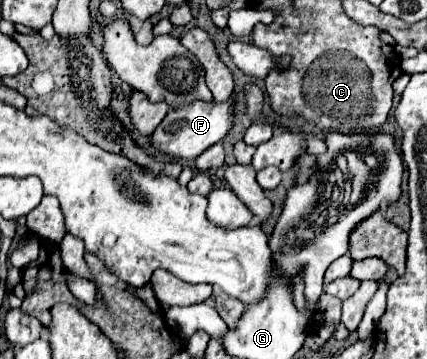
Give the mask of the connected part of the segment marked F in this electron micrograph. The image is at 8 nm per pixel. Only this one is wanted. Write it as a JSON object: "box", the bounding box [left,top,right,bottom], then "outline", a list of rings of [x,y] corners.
{"box":[150,101,232,161],"outline":[[[198,101],[182,109],[172,109],[166,113],[162,123],[154,129],[150,135],[150,147],[158,153],[166,153],[174,159],[184,159],[184,161],[194,161],[200,153],[204,153],[208,147],[218,143],[228,129],[232,127],[232,107],[230,101],[226,103],[206,103]]]}

